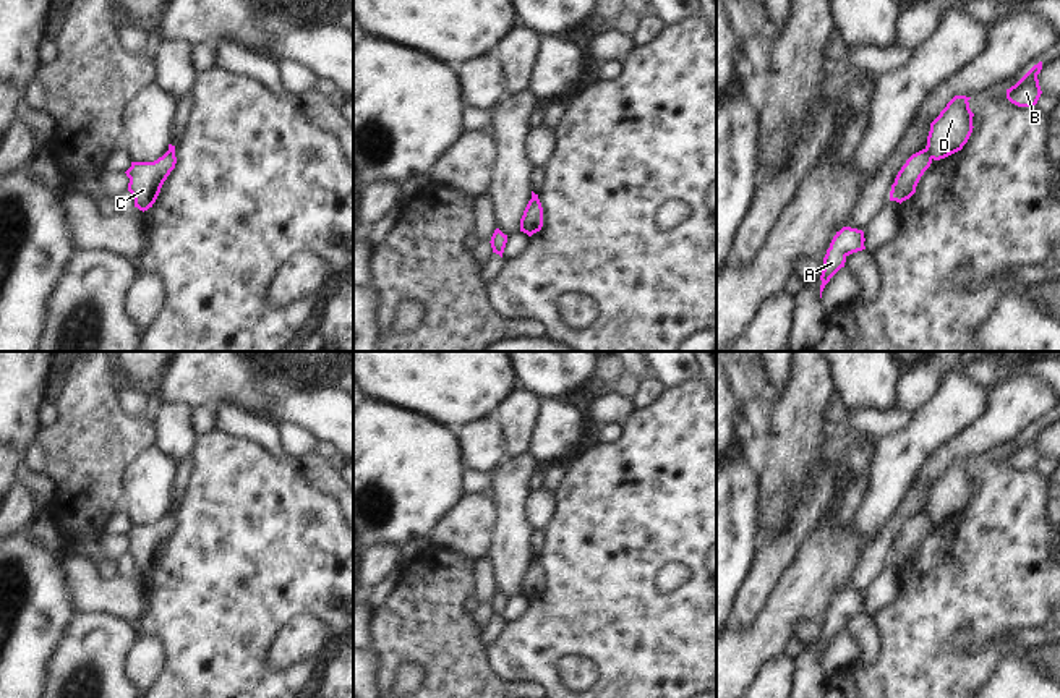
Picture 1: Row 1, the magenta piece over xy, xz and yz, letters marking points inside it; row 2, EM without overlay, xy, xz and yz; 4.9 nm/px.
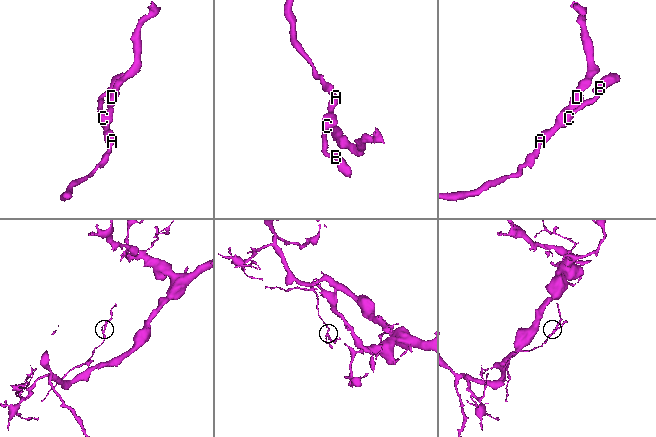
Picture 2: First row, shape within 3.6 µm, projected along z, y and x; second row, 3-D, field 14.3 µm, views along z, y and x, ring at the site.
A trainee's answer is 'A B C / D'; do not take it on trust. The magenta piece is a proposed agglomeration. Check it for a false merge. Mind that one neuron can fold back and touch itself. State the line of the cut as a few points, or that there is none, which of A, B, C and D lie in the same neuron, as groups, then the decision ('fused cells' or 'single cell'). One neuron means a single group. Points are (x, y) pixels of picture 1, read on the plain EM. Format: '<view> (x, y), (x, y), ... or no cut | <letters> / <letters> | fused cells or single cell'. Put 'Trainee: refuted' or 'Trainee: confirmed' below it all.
yz (924, 512), (931, 522) | A B C / D | fused cells
Trainee: confirmed

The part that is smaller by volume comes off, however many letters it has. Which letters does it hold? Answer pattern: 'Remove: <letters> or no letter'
Remove: D

